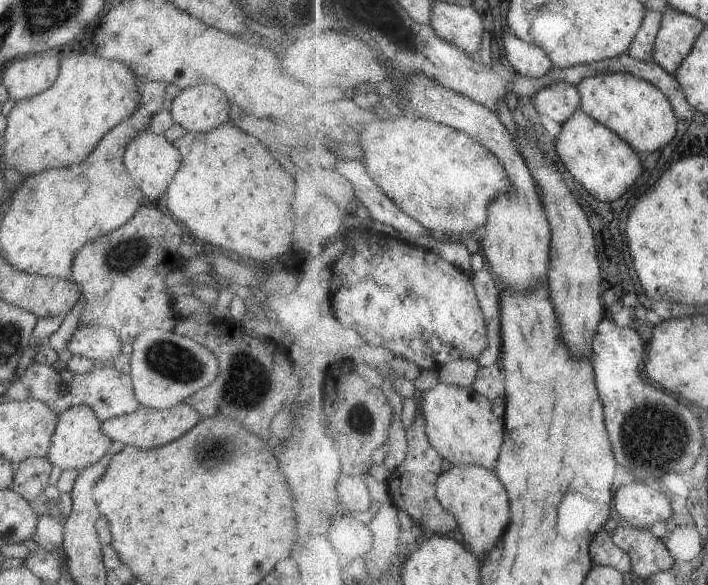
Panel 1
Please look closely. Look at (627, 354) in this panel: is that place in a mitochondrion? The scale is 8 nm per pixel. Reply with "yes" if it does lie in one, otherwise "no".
no

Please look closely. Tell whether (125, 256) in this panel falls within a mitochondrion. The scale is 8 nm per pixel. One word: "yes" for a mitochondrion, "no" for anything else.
yes

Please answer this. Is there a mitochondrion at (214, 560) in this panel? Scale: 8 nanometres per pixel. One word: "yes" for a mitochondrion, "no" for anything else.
no

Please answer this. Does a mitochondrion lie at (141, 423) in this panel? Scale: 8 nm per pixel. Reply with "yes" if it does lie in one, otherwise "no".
no

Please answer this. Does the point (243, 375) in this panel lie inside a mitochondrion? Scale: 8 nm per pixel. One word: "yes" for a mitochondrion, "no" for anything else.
yes

